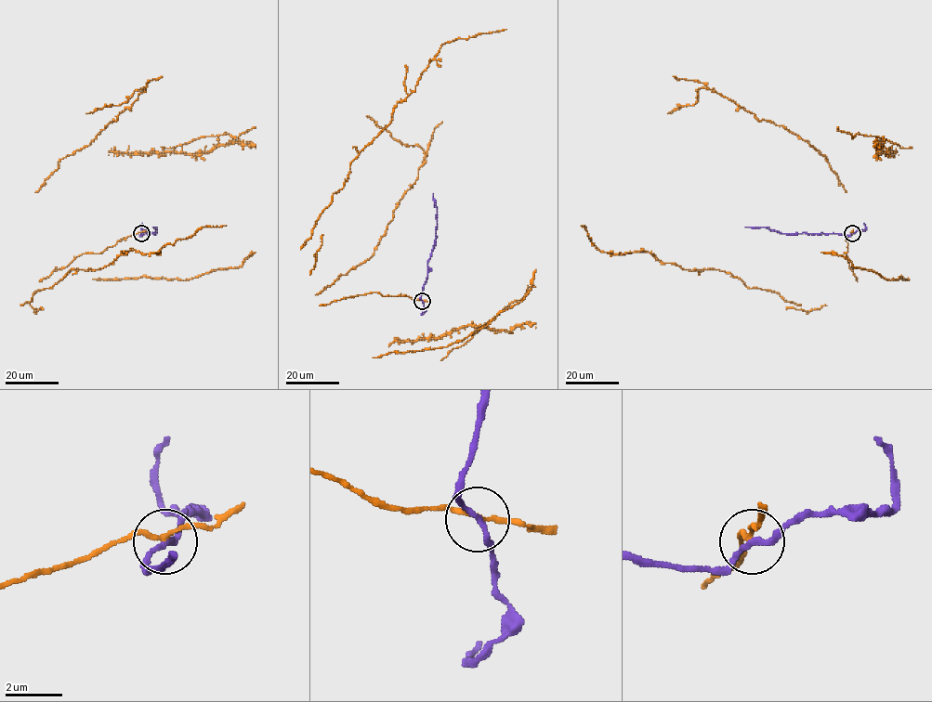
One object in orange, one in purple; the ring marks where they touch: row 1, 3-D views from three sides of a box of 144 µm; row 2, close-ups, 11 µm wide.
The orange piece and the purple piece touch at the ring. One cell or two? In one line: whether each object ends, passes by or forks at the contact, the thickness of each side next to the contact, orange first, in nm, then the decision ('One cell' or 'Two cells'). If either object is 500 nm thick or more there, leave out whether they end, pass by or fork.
At the ring orange passes by. At the ring purple passes by. Thickness 140 nm (orange) against 180 nm. Two cells

